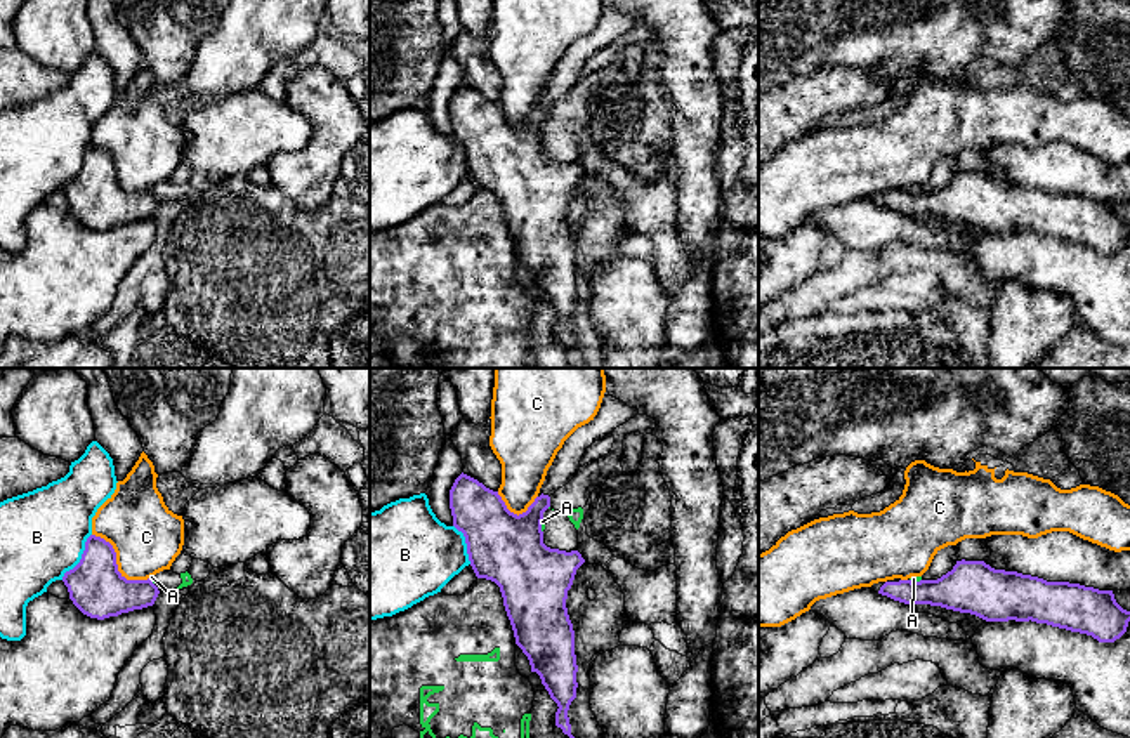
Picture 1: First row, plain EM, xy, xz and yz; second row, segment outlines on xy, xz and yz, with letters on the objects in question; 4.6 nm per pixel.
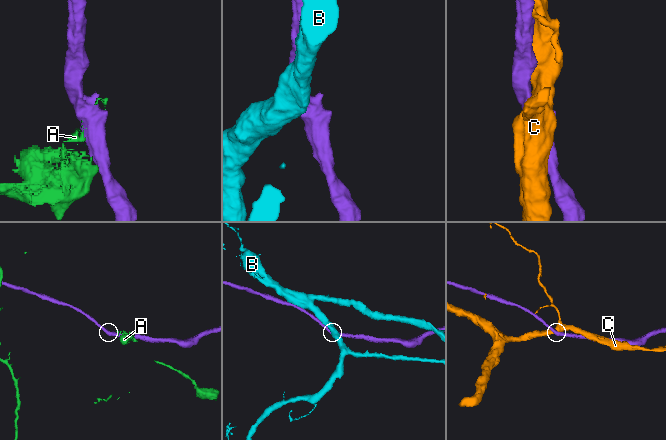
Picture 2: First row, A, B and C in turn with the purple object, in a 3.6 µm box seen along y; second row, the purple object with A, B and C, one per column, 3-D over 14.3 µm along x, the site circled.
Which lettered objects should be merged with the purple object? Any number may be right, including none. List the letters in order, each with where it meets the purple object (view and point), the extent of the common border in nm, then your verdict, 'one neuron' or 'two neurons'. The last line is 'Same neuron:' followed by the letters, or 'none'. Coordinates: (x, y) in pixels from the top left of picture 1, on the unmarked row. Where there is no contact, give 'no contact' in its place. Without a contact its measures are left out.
A: xz (540, 138) | 60 nm | two neurons
B: xy (82, 169) | 260 nm | two neurons
C: xy (115, 174) | 340 nm | two neurons
Same neuron: none

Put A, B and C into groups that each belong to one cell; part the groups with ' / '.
A / B / C

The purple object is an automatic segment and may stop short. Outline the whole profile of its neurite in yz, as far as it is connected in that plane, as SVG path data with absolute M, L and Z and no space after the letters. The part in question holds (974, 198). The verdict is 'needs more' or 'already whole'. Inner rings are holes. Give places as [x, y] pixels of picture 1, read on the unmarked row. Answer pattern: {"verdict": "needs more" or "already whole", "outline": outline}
{"verdict": "needs more", "outline": "M956 172L951 182L937 191L887 191L870 198L894 212L915 217L930 215L970 224L986 233L1036 233L1092 247L1099 254L1114 254L1128 238L1130 222L1123 221L1113 201L1099 201L1069 193L1047 193L1017 182L995 181L984 172Z"}

